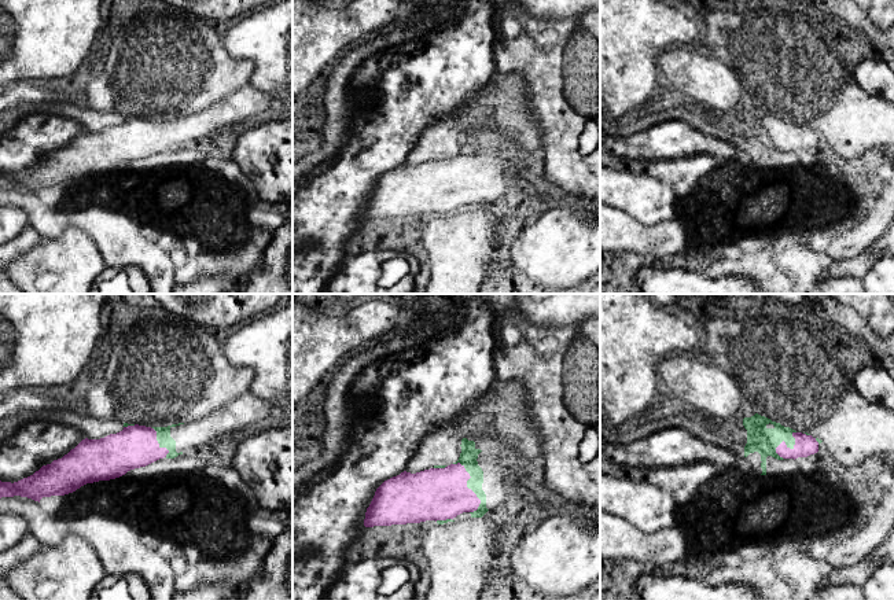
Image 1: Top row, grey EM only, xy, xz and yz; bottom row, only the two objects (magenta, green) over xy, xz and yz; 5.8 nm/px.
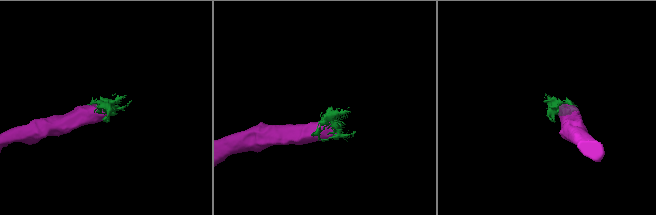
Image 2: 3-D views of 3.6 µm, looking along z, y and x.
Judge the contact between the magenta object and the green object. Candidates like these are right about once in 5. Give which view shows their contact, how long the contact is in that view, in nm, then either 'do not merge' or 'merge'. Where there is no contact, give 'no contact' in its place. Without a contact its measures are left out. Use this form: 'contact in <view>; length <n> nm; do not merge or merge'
contact in xz; length 320 nm; merge

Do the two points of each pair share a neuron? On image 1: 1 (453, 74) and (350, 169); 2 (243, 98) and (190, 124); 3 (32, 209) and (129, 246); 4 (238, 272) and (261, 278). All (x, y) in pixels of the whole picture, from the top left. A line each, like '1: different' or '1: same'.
1: same
2: same
3: same
4: different

